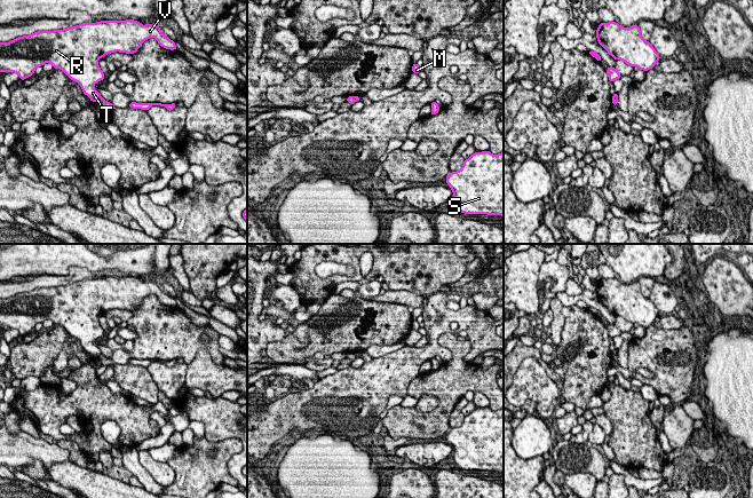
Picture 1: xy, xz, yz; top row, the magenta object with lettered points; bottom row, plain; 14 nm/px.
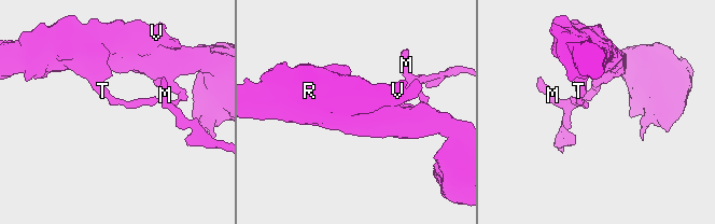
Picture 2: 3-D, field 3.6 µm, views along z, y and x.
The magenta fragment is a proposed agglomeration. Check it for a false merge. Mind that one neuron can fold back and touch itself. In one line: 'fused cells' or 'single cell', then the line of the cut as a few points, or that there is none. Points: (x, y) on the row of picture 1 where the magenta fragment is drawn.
fused cells; cut xy (101, 96), (97, 101)

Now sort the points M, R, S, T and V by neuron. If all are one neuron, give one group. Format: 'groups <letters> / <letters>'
groups M / R S T V

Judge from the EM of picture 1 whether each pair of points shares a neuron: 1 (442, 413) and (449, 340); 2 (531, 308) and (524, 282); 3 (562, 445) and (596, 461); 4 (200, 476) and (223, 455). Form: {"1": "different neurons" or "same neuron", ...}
{"1": "same neuron", "2": "same neuron", "3": "same neuron", "4": "same neuron"}

